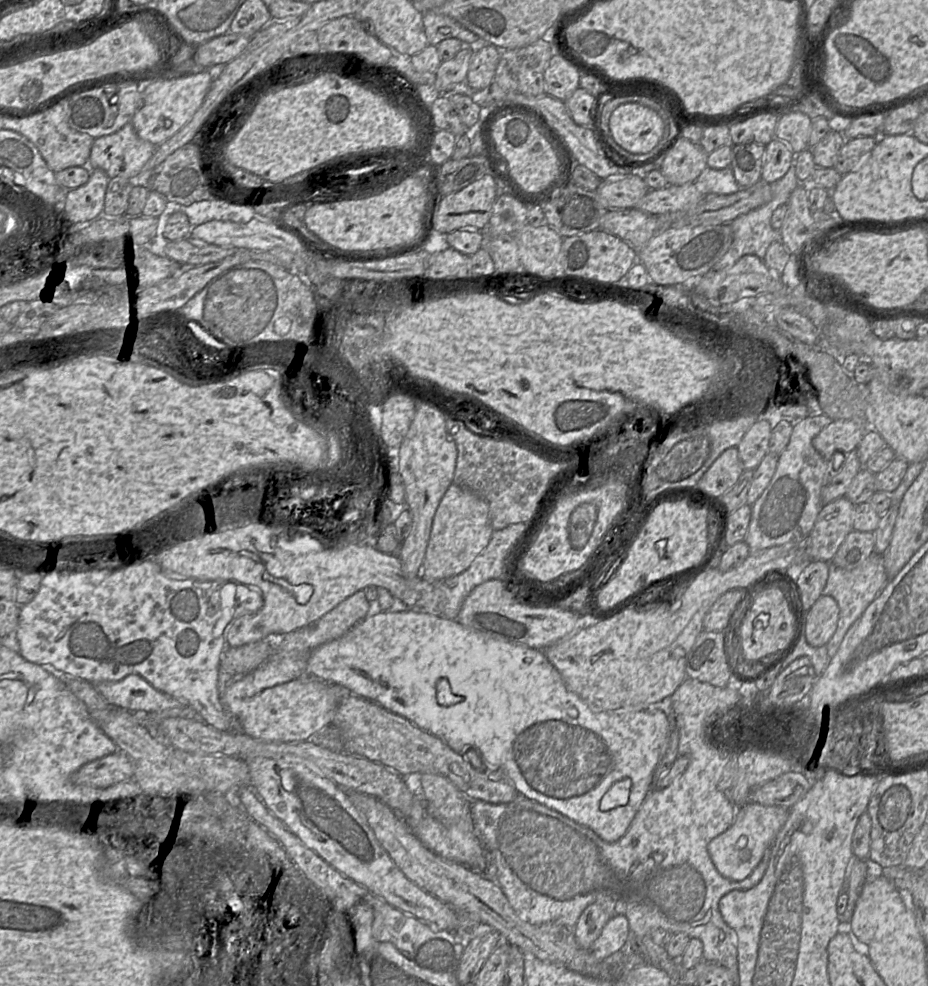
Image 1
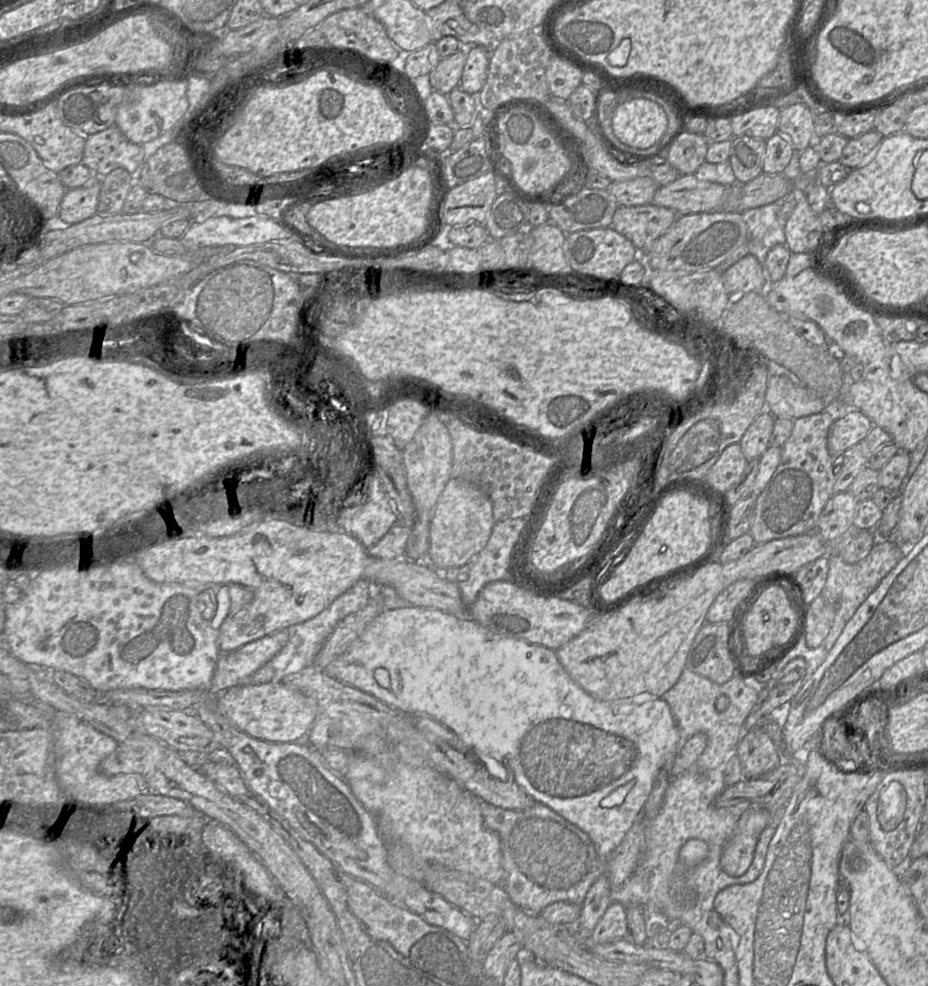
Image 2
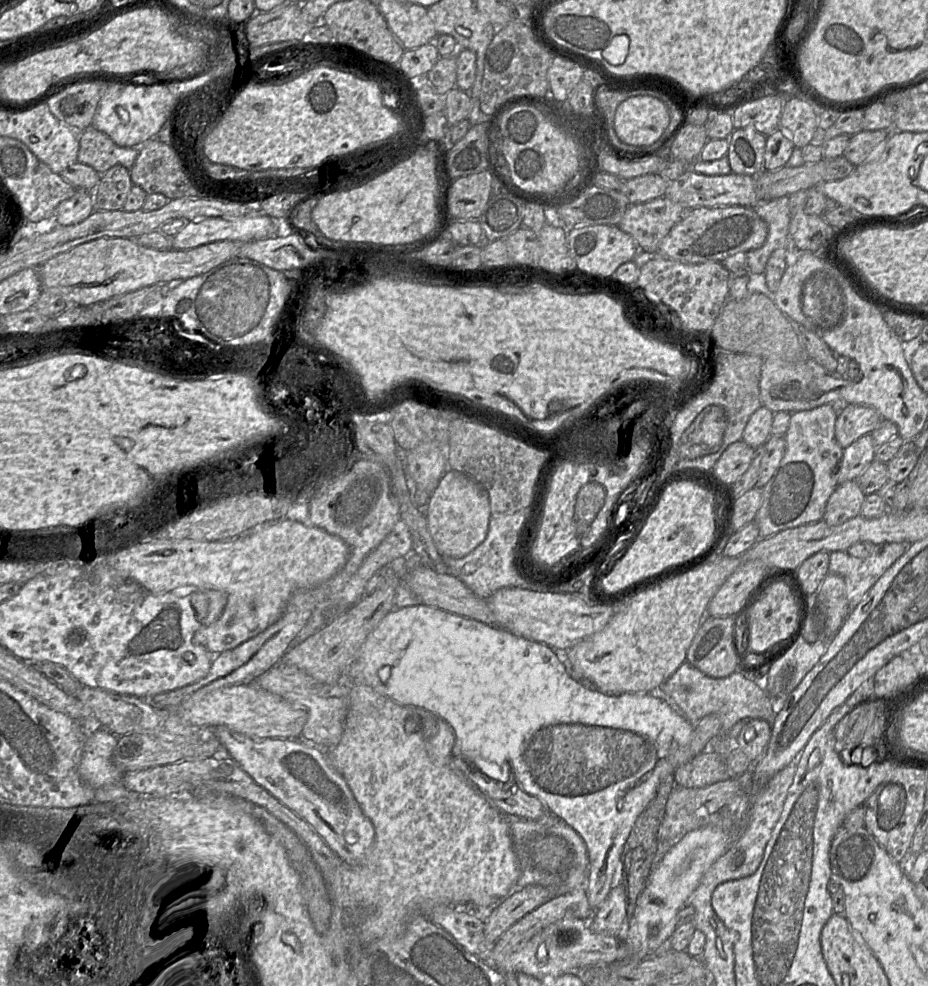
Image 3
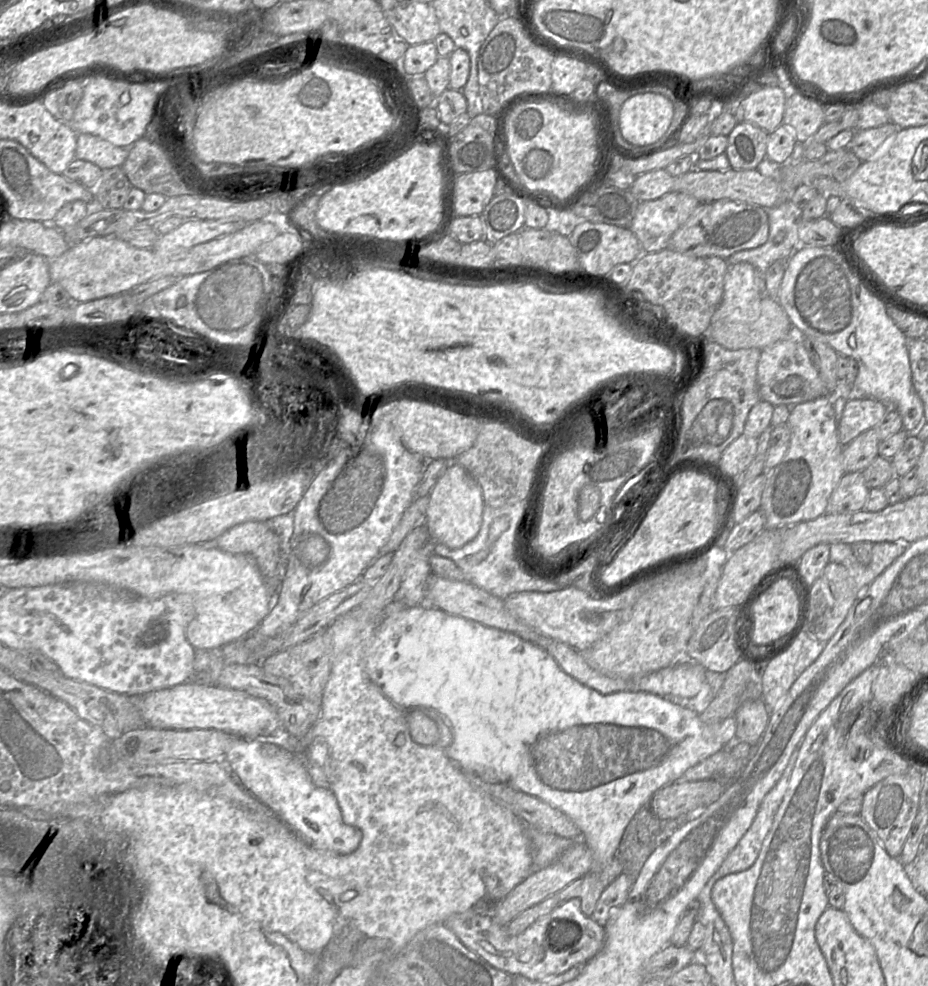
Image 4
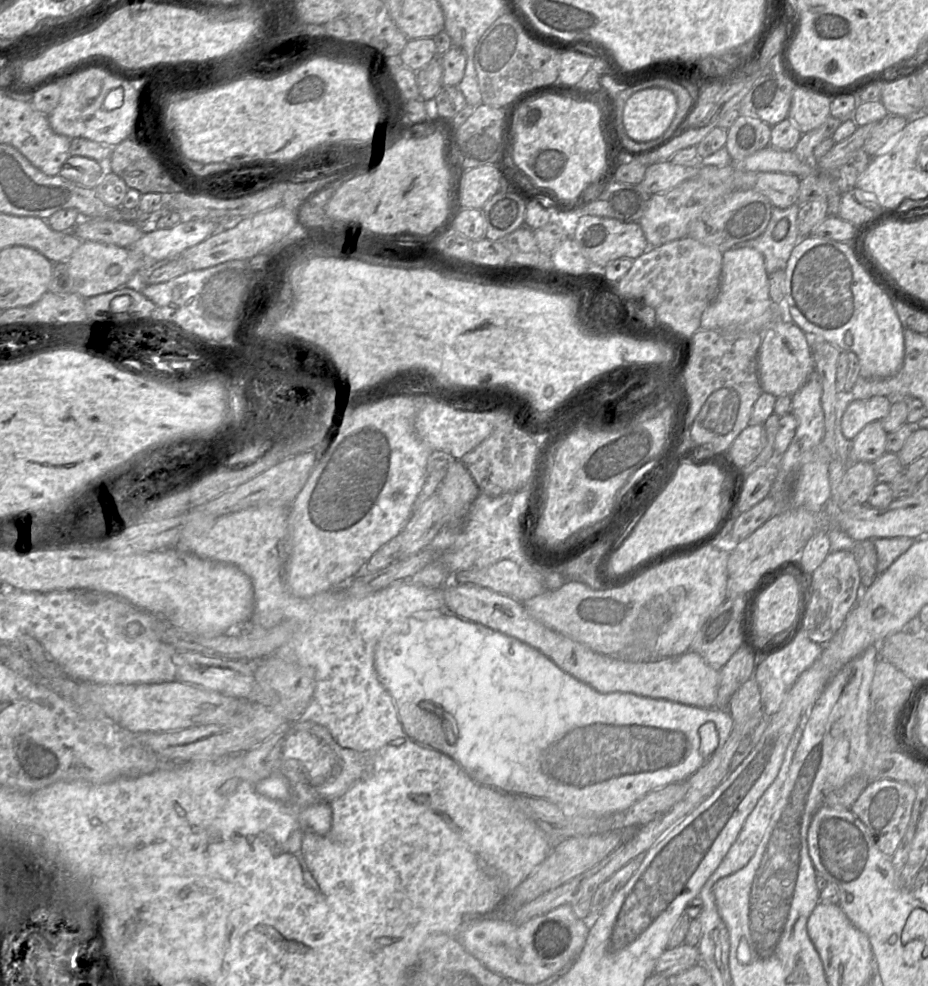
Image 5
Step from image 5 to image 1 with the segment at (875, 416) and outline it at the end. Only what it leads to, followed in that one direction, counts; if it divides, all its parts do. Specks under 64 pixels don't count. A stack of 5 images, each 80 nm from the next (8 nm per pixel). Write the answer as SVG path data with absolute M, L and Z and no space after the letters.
M833 420L817 434L812 444L827 462L836 451L855 450L865 433L865 427L850 420Z

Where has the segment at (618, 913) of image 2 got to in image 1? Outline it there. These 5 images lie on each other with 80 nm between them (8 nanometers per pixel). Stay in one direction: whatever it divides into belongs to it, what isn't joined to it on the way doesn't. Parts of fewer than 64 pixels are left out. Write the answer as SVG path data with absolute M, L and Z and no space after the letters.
M618 914L608 919L600 936L593 942L589 951L598 959L606 960L614 953L626 949L629 935L629 922L625 915Z

